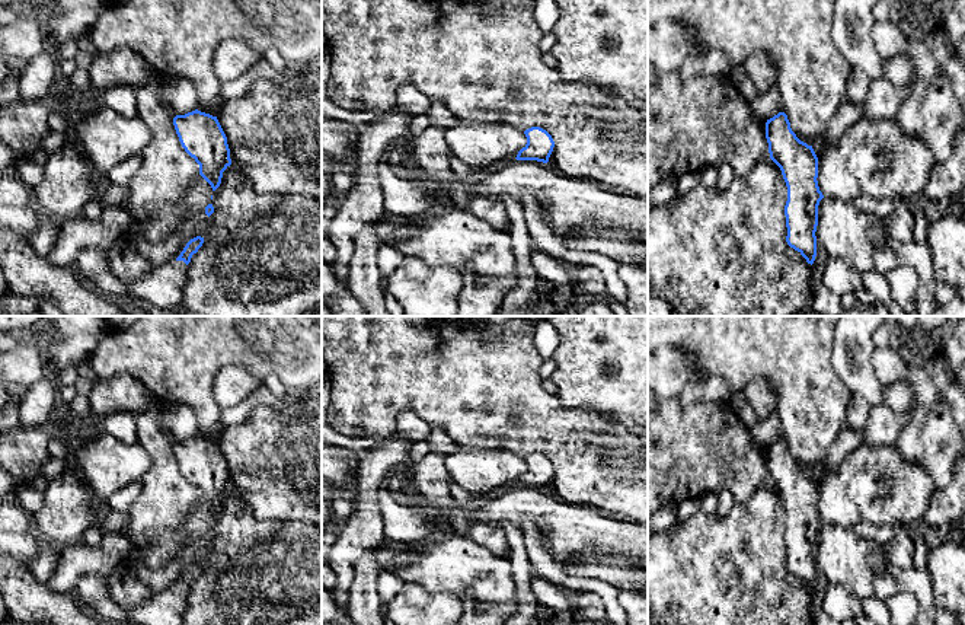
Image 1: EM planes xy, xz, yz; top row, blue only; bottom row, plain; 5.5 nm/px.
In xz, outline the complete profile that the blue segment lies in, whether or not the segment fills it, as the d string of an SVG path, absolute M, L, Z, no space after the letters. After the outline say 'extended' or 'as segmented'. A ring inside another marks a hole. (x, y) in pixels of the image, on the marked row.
M531 127L525 130L524 134L527 144L518 152L515 159L547 163L555 147L552 135L540 127Z; as segmented

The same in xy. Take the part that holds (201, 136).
M195 109L185 115L176 115L173 125L182 147L199 165L199 175L211 185L213 191L215 191L221 184L223 172L231 165L227 137L217 117Z; as segmented

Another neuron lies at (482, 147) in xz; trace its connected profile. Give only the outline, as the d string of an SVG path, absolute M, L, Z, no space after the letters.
M461 122L445 130L445 141L454 156L483 173L514 160L527 137L507 124Z

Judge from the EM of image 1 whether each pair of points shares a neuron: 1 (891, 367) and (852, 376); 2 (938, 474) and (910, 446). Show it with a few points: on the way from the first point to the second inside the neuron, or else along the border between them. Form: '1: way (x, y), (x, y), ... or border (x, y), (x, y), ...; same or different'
1: border (875, 347), (871, 366), (884, 386); different
2: way (935, 466), (917, 449); same

